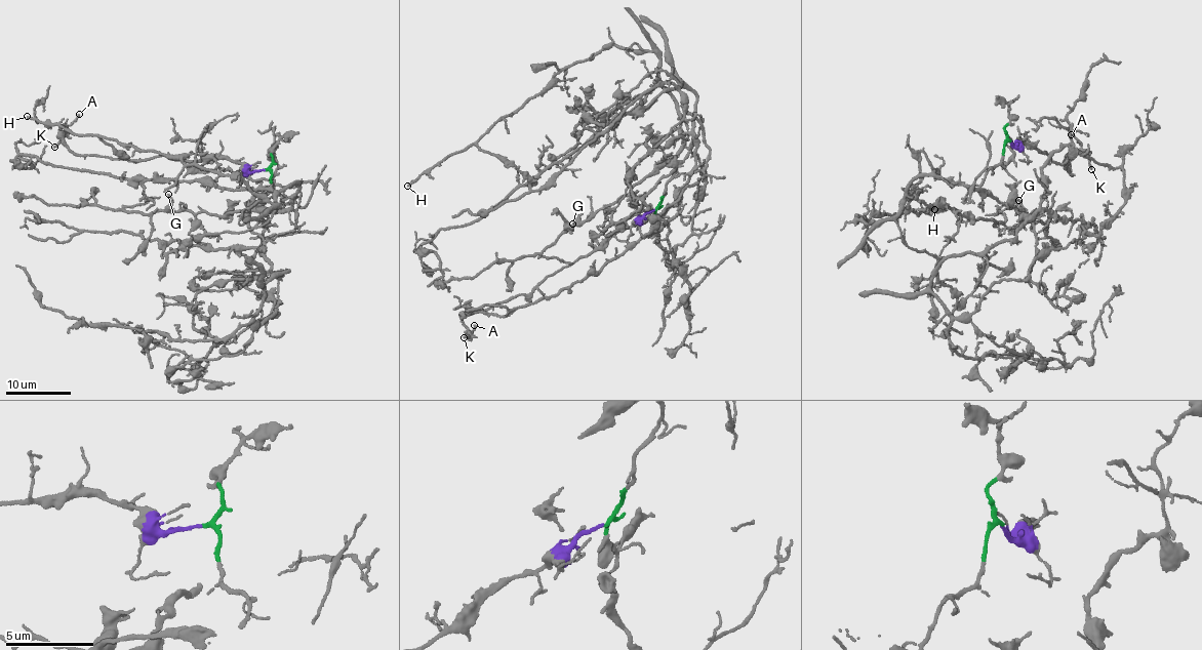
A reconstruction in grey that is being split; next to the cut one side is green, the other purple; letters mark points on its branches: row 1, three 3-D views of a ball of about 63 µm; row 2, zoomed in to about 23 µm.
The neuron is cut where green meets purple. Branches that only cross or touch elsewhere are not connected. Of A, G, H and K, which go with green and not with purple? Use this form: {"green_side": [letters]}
{"green_side": ["G", "H"]}

